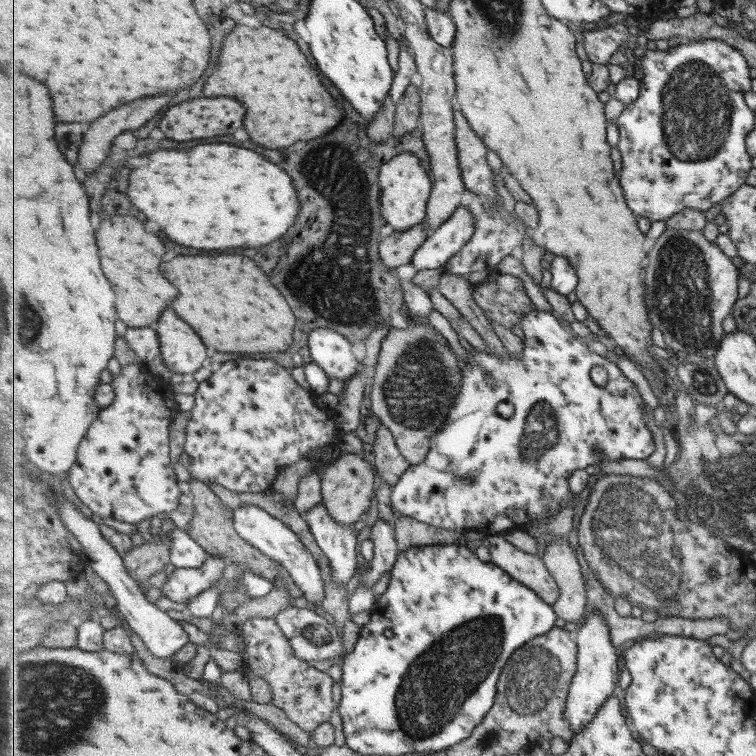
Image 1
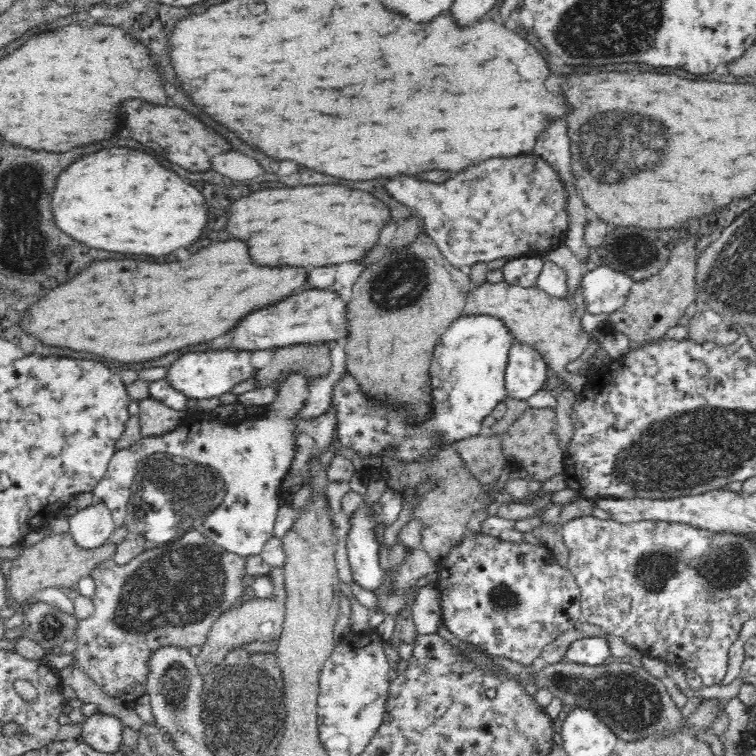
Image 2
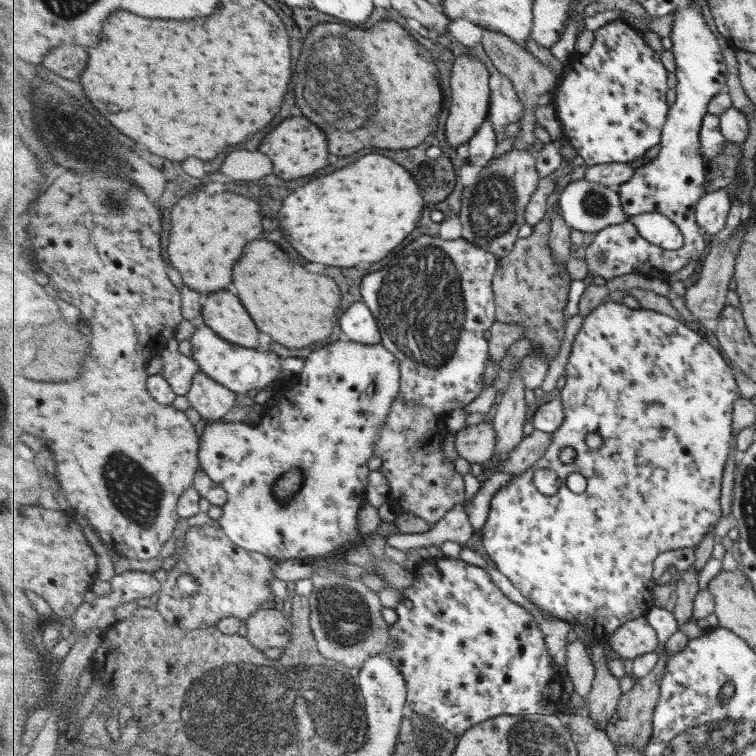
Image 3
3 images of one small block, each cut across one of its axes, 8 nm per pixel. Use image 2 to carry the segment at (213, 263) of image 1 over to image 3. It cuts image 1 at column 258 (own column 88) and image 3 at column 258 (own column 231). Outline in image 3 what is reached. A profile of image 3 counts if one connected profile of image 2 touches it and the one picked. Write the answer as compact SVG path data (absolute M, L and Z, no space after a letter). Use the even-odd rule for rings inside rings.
M255 240L247 246L239 268L235 268L237 294L247 304L259 330L271 334L273 340L287 348L307 348L327 340L333 334L333 318L341 304L341 290L329 276L311 274L301 264L291 268L289 256L273 242Z

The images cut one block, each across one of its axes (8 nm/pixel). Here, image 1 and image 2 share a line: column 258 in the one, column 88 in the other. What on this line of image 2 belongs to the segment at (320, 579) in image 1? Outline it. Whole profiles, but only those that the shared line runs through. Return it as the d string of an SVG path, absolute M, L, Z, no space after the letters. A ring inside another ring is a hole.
M104 500L78 510L67 519L70 523L69 534L84 548L96 548L104 544L117 528L112 512Z

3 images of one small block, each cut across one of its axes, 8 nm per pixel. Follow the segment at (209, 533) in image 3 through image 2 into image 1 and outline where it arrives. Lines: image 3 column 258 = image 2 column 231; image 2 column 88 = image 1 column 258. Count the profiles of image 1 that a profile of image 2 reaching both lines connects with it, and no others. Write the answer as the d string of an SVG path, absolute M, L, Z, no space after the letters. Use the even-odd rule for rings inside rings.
M252 618L243 623L241 630L246 644L241 653L244 668L250 669L270 685L273 692L271 702L282 708L295 724L310 733L329 722L337 706L333 702L333 678L327 671L321 672L309 665L310 662L301 660L274 619Z

